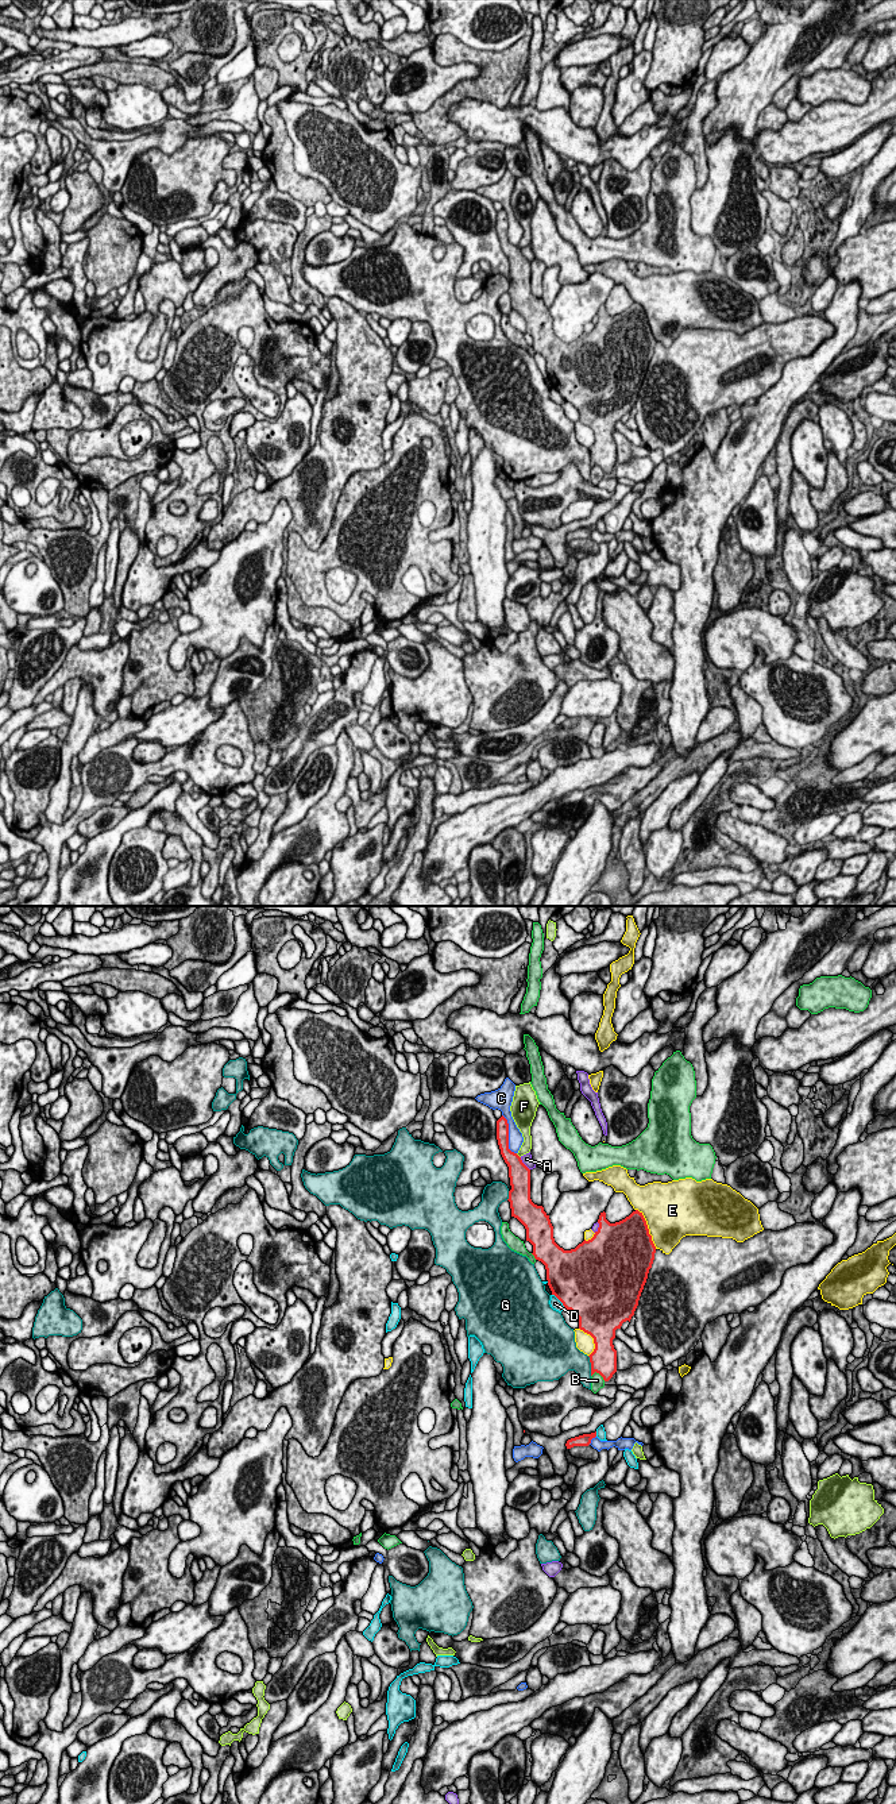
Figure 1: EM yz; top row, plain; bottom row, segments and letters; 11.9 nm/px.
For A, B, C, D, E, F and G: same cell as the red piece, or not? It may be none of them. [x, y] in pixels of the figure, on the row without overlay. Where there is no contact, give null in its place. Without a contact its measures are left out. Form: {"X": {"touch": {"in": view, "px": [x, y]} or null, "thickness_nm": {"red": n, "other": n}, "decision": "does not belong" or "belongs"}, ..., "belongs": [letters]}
{"A": {"touch": {"in": "yz", "px": [524, 257]}, "thickness_nm": {"red": 260, "other": 130}, "decision": "does not belong"}, "B": {"touch": {"in": "yz", "px": [598, 465]}, "thickness_nm": {"red": 320, "other": 160}, "decision": "does not belong"}, "C": {"touch": {"in": "yz", "px": [508, 227]}, "thickness_nm": {"red": 160, "other": 170}, "decision": "does not belong"}, "D": {"touch": {"in": "yz", "px": [559, 392]}, "thickness_nm": {"red": 500, "other": 130}, "decision": "does not belong"}, "E": {"touch": {"in": "yz", "px": [648, 322]}, "thickness_nm": {"red": 480, "other": 480}, "decision": "does not belong"}, "F": {"touch": {"in": "yz", "px": [518, 249]}, "thickness_nm": {"red": 260, "other": 130}, "decision": "does not belong"}, "G": {"touch": {"in": "yz", "px": [591, 458]}, "thickness_nm": {"red": 320, "other": 280}, "decision": "does not belong"}, "belongs": []}

